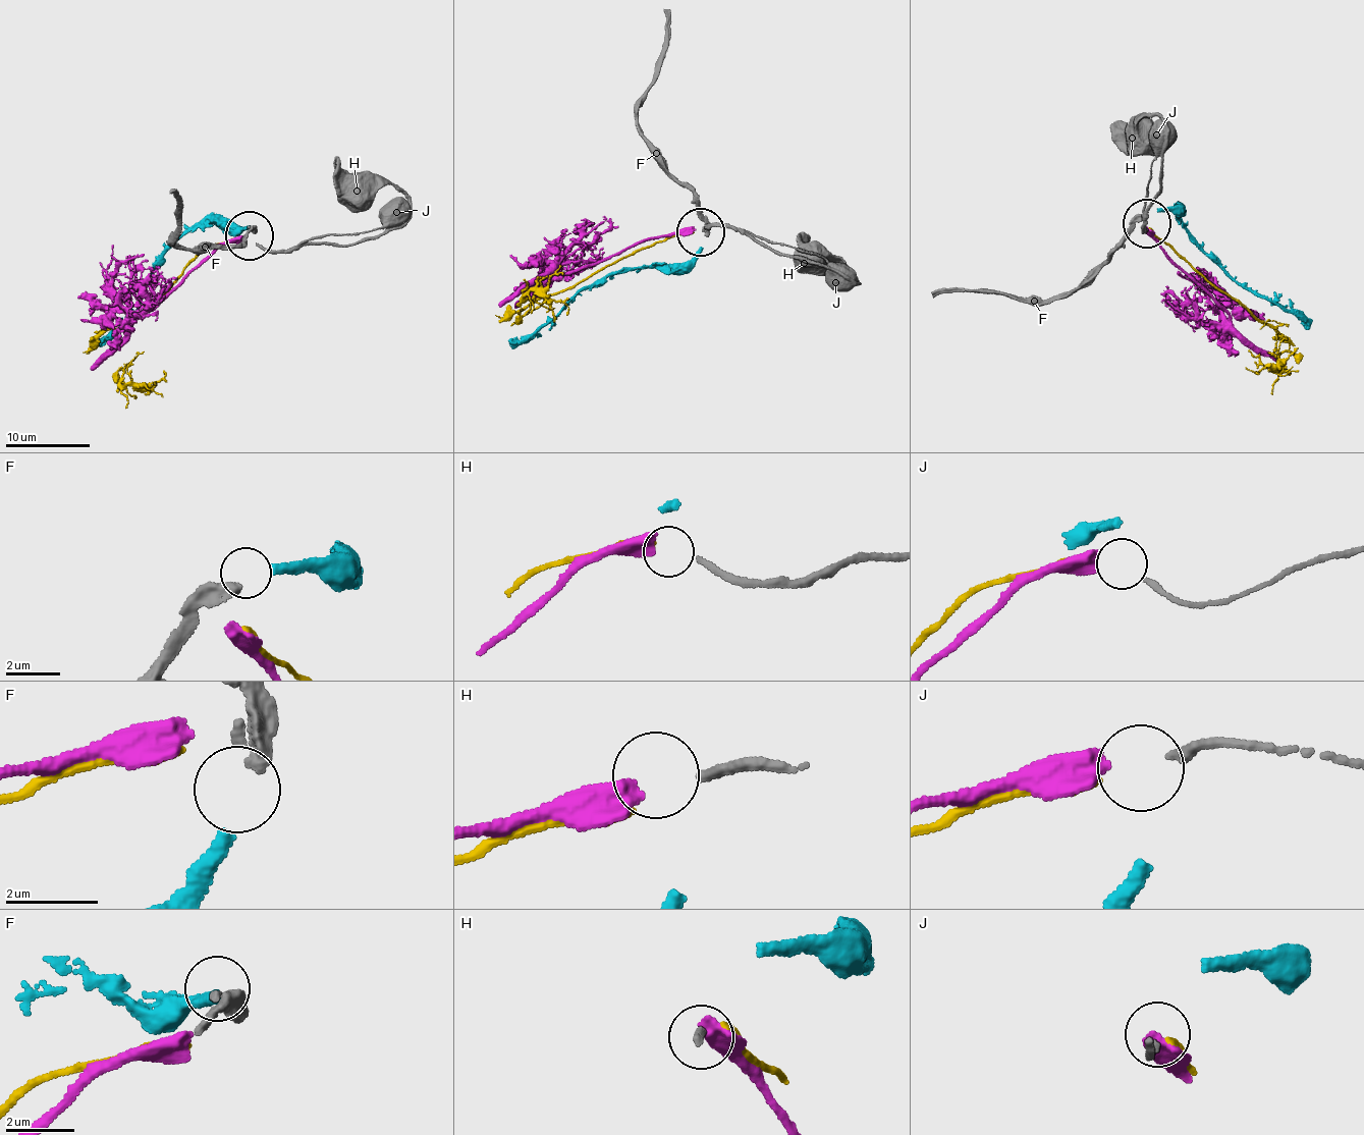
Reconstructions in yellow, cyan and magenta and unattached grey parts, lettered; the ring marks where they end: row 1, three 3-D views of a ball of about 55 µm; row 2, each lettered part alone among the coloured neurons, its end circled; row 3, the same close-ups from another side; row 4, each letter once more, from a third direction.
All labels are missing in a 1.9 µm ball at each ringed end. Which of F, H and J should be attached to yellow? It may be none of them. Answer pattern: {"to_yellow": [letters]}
{"to_yellow": ["J"]}

